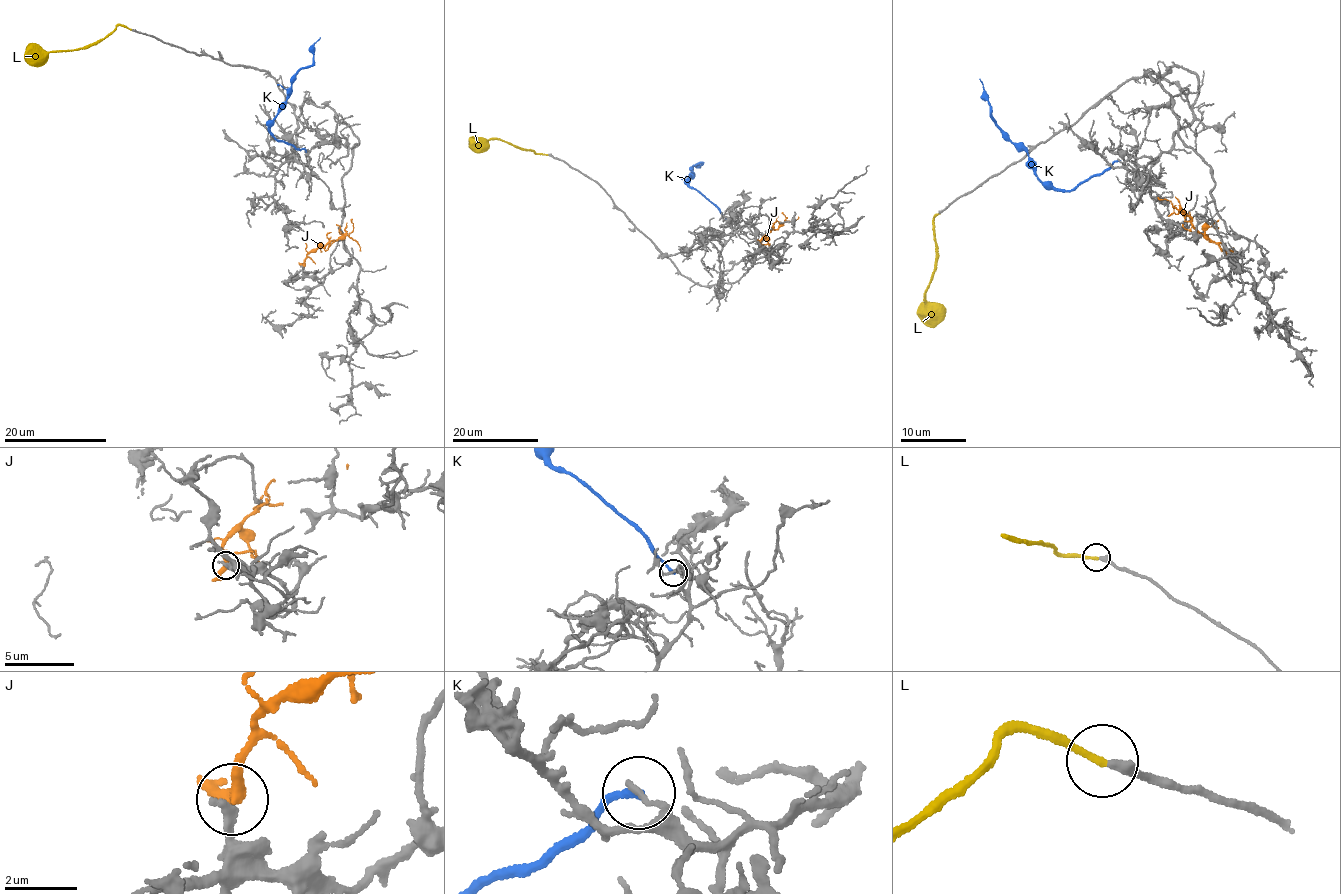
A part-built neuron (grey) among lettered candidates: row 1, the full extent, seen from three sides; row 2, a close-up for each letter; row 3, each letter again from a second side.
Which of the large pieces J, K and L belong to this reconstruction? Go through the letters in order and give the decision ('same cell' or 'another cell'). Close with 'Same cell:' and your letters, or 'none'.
J: another cell
K: another cell
L: same cell
Same cell: L

